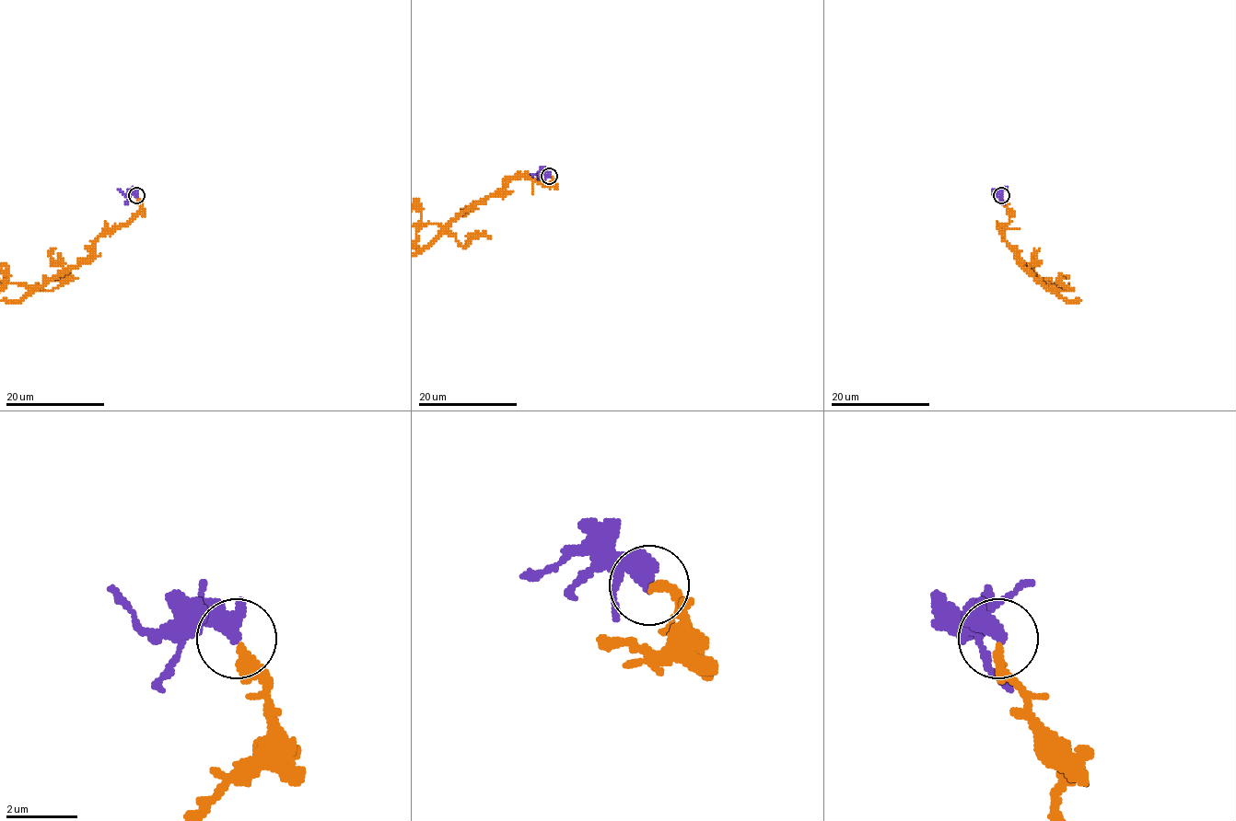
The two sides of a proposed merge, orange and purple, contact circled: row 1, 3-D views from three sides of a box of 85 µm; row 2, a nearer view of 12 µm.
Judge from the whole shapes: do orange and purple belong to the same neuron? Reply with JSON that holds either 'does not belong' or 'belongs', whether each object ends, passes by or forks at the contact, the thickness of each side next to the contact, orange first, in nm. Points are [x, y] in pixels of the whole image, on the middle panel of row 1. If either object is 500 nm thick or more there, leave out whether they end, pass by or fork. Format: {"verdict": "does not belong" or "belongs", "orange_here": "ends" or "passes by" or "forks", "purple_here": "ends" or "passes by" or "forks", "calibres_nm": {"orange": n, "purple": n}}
{"verdict": "belongs", "orange_here": "ends", "purple_here": "ends", "calibres_nm": {"orange": 260, "purple": 480}}

